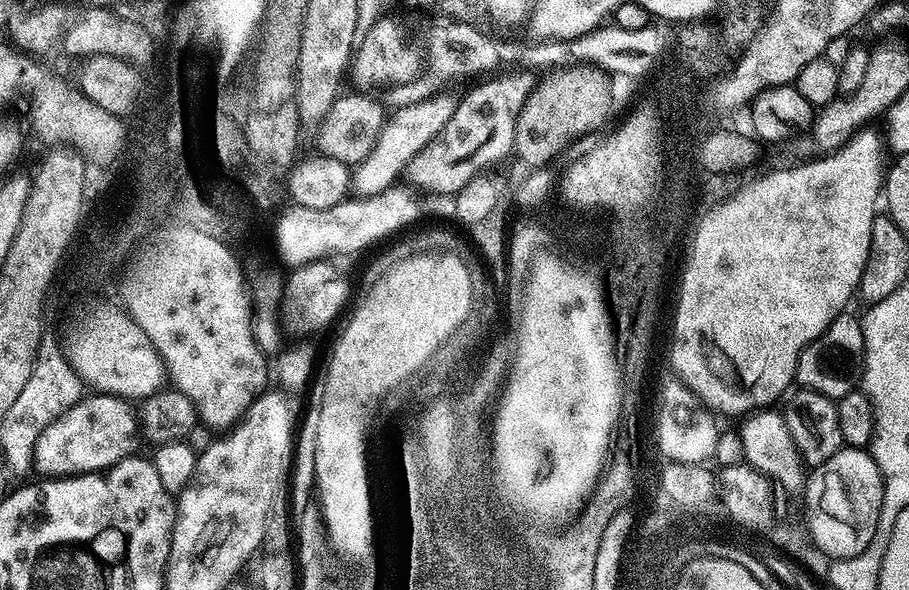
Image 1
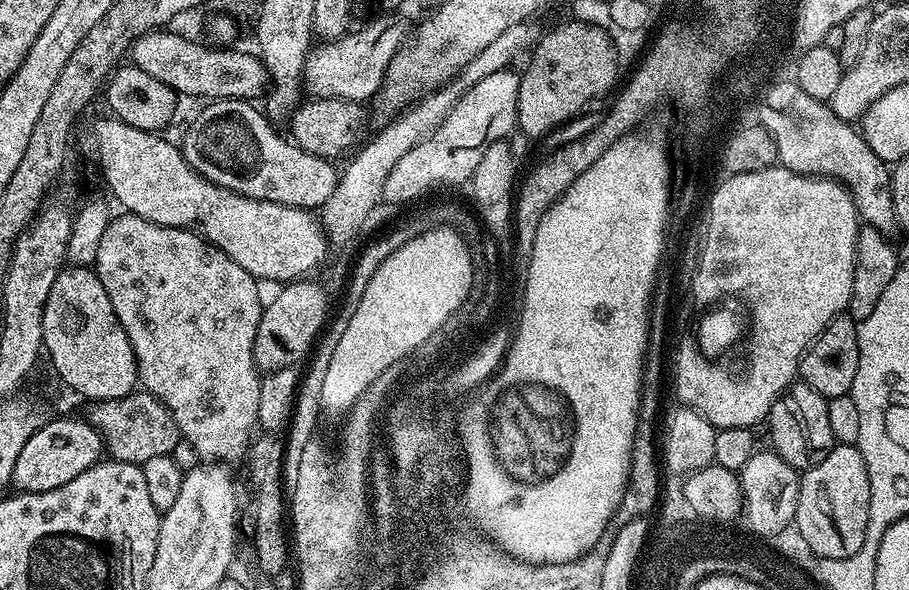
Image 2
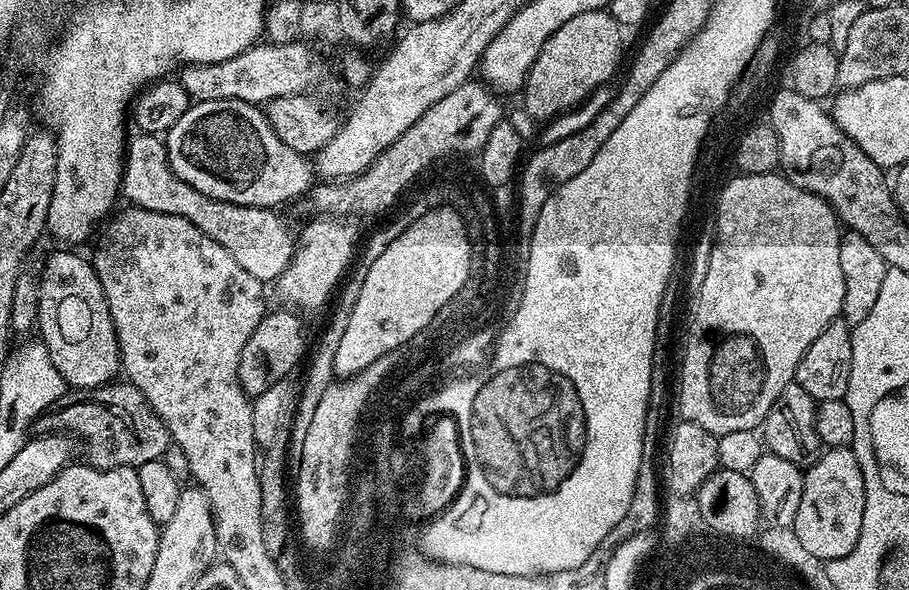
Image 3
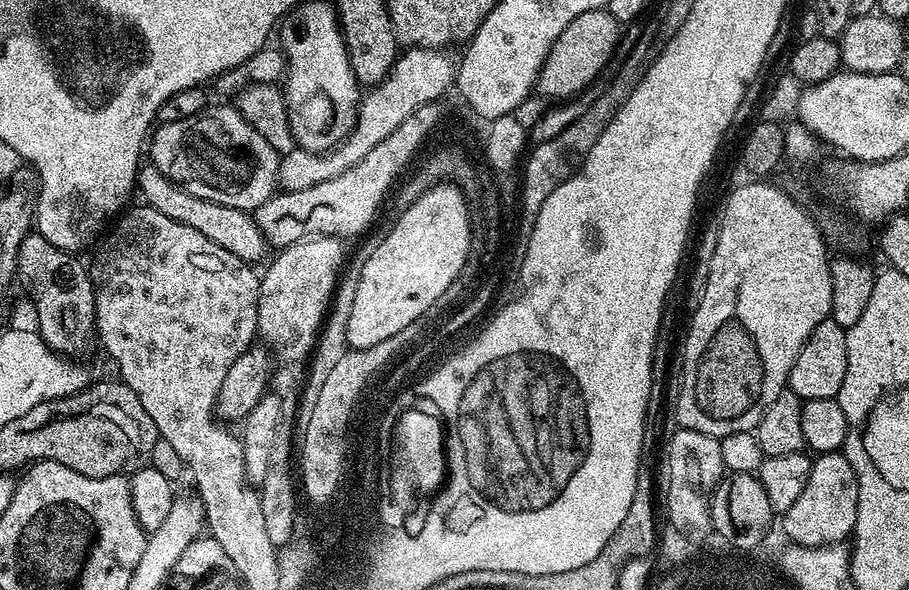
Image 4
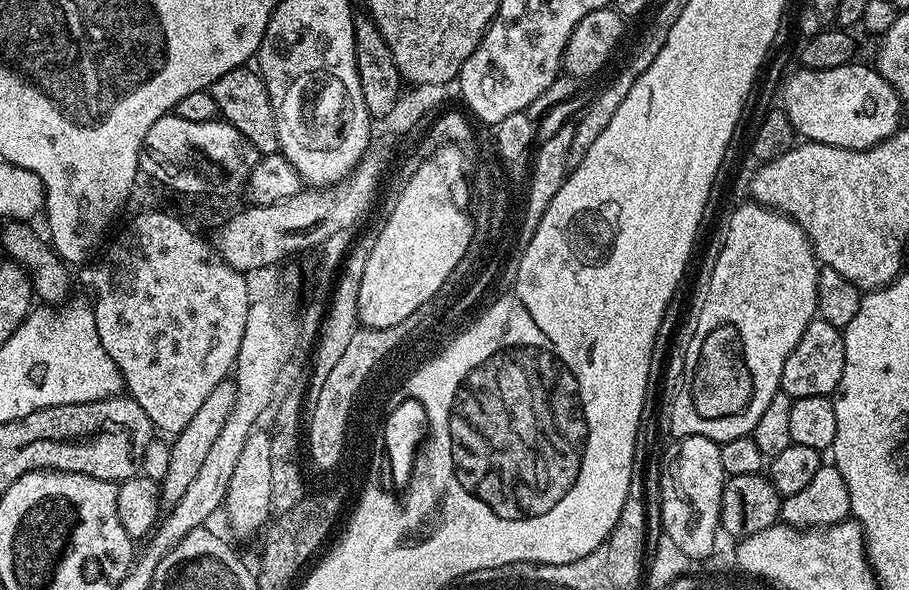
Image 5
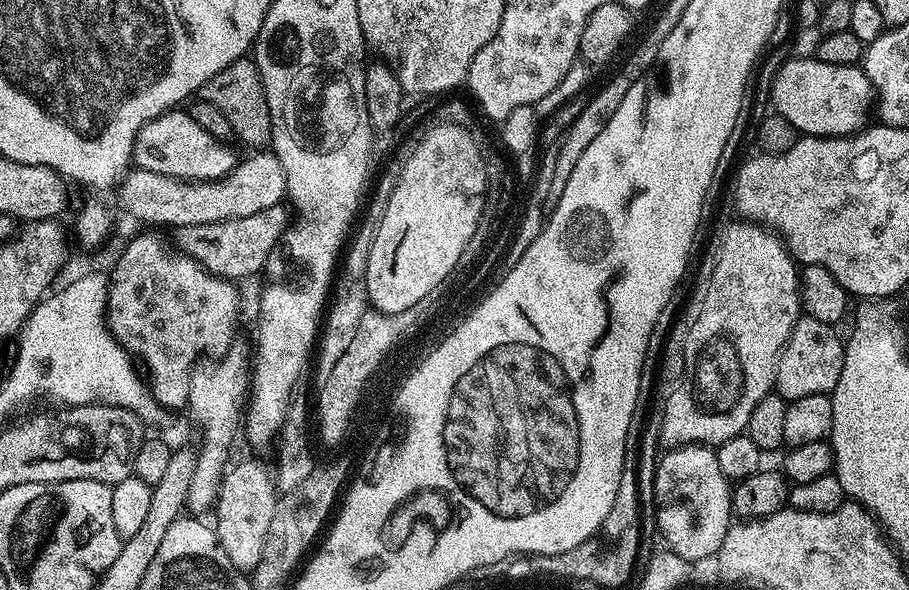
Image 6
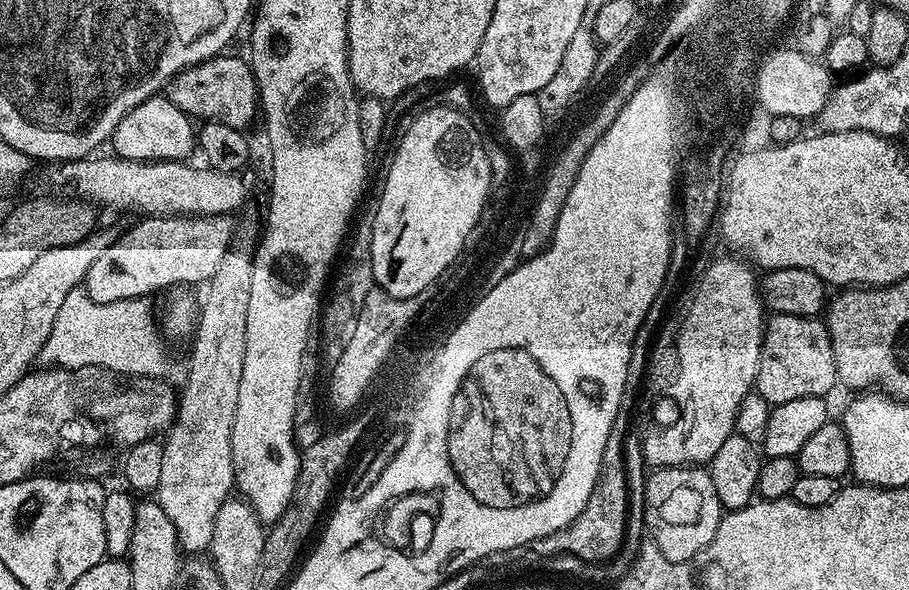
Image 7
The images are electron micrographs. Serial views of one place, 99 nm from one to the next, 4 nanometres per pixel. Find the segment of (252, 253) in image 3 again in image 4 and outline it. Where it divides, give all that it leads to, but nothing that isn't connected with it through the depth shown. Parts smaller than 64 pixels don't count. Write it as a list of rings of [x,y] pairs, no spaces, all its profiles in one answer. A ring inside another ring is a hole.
[[[144,166],[138,172],[138,192],[145,196],[147,207],[166,214],[166,218],[174,218],[174,222],[182,222],[186,226],[194,226],[198,234],[206,234],[210,242],[230,250],[240,260],[257,262],[264,256],[266,241],[261,234],[255,219],[241,208],[222,206],[218,202],[210,202],[206,198],[198,198],[190,194],[183,186],[173,184],[166,179],[157,168]]]

